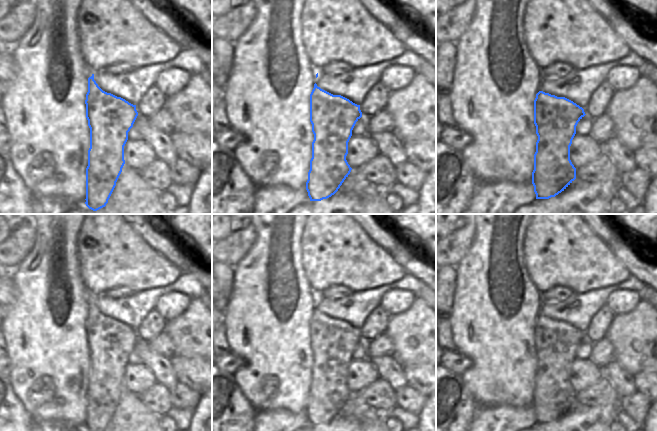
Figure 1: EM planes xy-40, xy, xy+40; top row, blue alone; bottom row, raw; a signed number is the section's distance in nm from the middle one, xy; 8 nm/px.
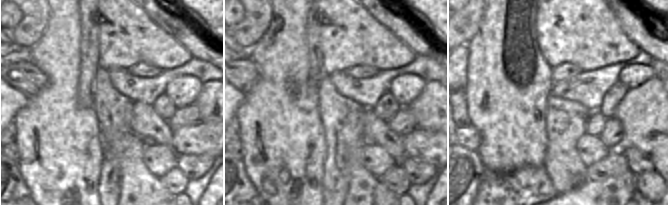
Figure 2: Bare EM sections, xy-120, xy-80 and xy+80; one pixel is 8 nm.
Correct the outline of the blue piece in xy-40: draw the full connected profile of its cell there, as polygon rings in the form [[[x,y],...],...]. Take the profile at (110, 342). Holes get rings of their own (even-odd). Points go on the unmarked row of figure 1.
[[[94,298],[88,302],[85,328],[86,342],[90,352],[85,428],[87,431],[105,431],[125,388],[124,370],[138,336],[136,329],[103,315],[94,304]]]

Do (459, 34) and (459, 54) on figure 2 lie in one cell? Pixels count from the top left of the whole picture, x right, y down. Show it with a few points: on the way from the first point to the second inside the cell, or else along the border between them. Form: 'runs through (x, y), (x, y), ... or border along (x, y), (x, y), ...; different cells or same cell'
border along (465, 44), (458, 46); different cells

